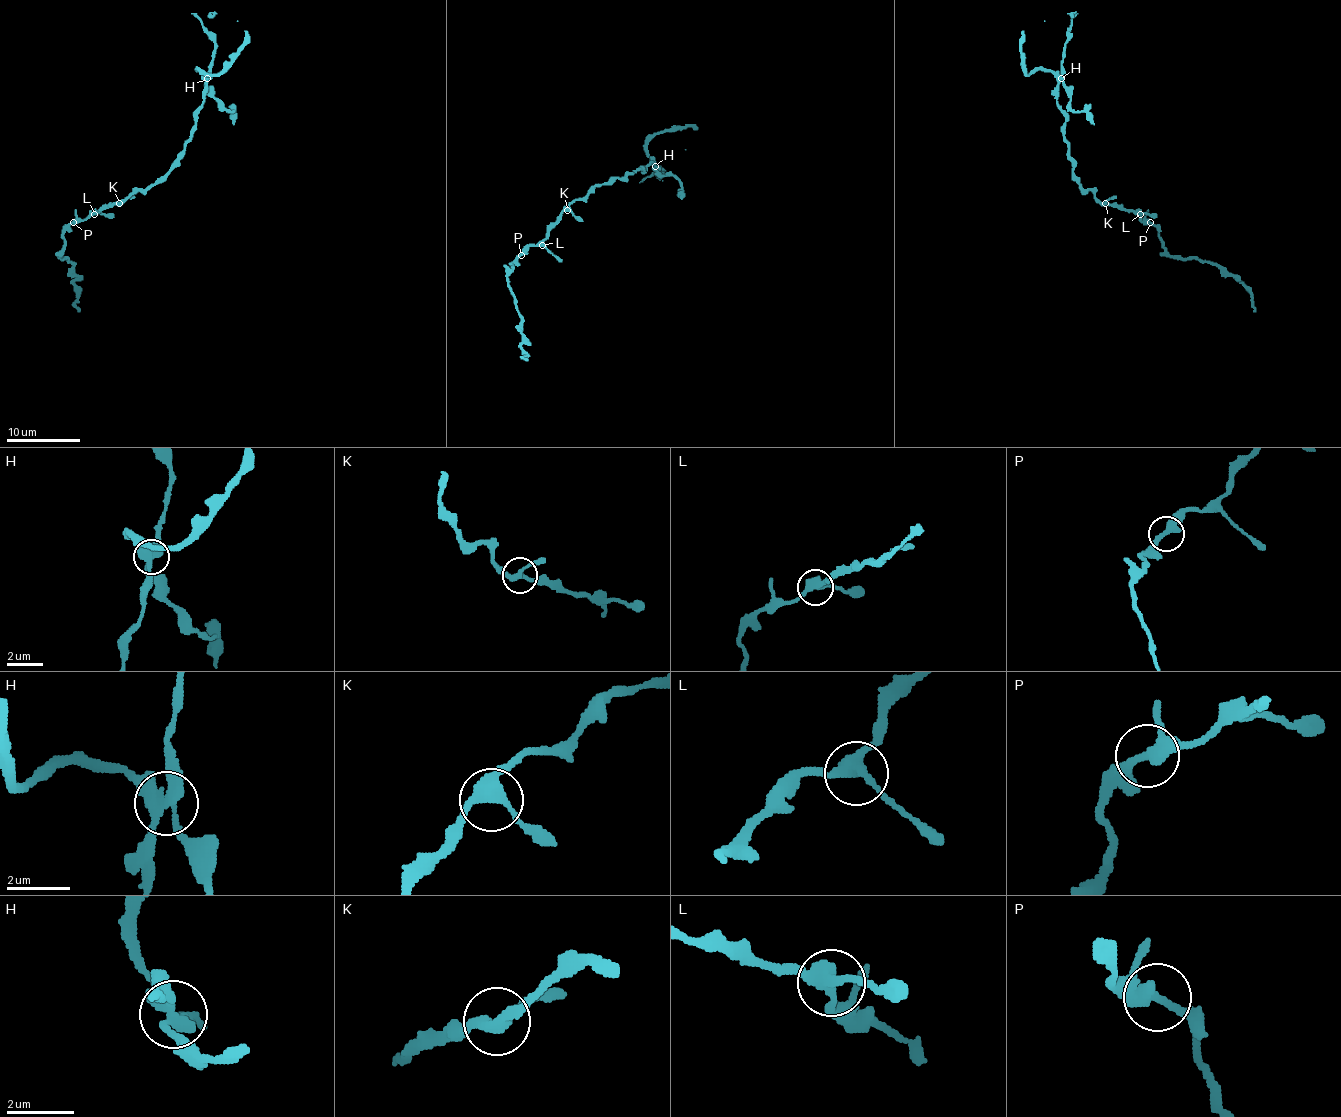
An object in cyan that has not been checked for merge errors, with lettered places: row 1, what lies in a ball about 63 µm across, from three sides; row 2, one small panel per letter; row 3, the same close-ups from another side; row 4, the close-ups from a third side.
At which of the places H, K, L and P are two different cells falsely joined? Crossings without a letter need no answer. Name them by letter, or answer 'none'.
H

